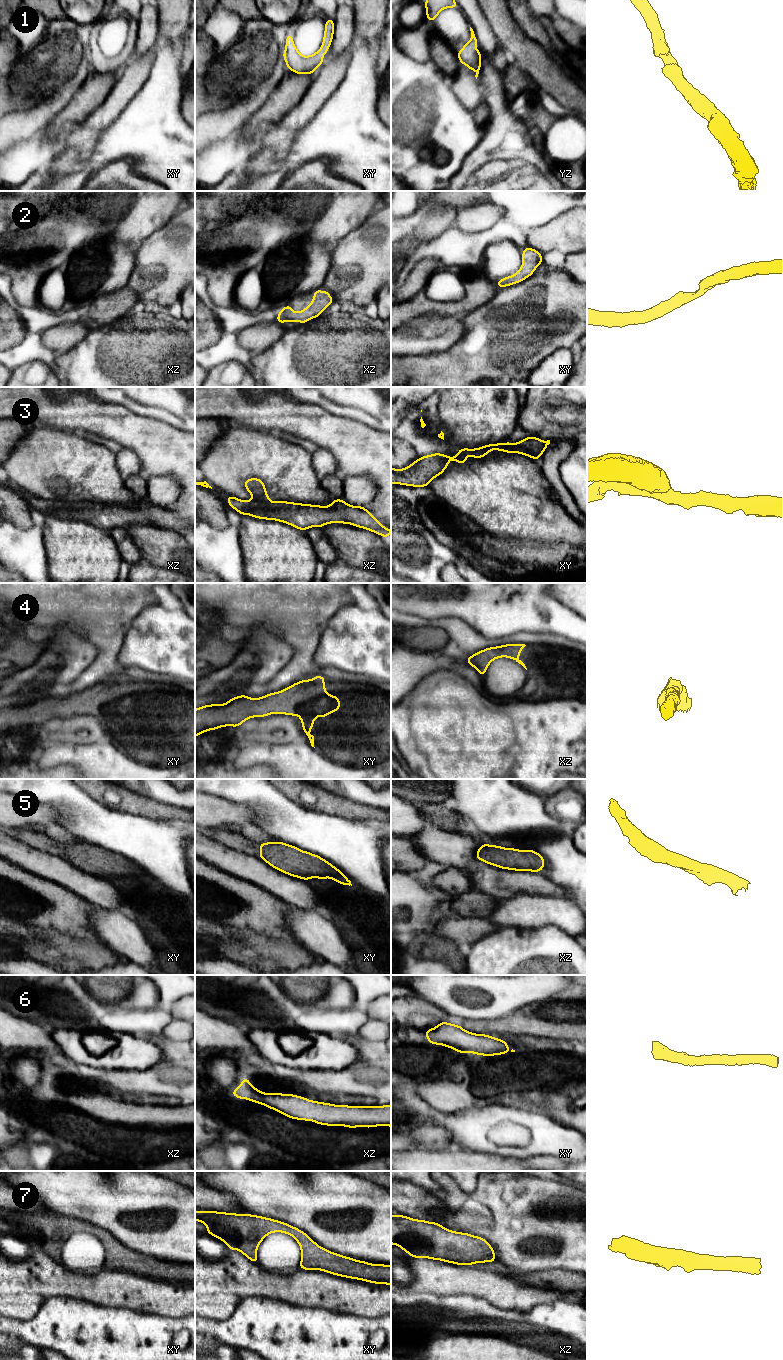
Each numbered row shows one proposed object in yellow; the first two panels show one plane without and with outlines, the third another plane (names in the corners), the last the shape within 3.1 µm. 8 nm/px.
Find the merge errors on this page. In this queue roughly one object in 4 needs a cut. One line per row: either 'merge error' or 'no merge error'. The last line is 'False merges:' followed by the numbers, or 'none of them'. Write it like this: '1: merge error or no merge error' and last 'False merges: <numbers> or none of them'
1: no merge error
2: no merge error
3: merge error
4: no merge error
5: no merge error
6: no merge error
7: no merge error
False merges: 3

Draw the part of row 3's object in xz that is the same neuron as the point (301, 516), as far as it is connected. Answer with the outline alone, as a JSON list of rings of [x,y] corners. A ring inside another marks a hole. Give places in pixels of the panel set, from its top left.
[[[227,495],[227,502],[241,515],[283,522],[302,531],[343,523],[372,531],[384,538],[391,534],[391,530],[384,527],[365,507],[349,505],[342,499],[333,499],[329,506],[321,506],[288,501],[257,503]]]

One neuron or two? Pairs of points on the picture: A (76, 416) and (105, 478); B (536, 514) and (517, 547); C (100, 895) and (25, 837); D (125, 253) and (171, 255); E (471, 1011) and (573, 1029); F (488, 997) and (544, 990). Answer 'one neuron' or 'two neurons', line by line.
A: two neurons
B: two neurons
C: two neurons
D: two neurons
E: two neurons
F: one neuron

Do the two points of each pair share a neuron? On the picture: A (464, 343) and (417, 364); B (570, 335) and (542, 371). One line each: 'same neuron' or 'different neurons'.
A: same neuron
B: different neurons

